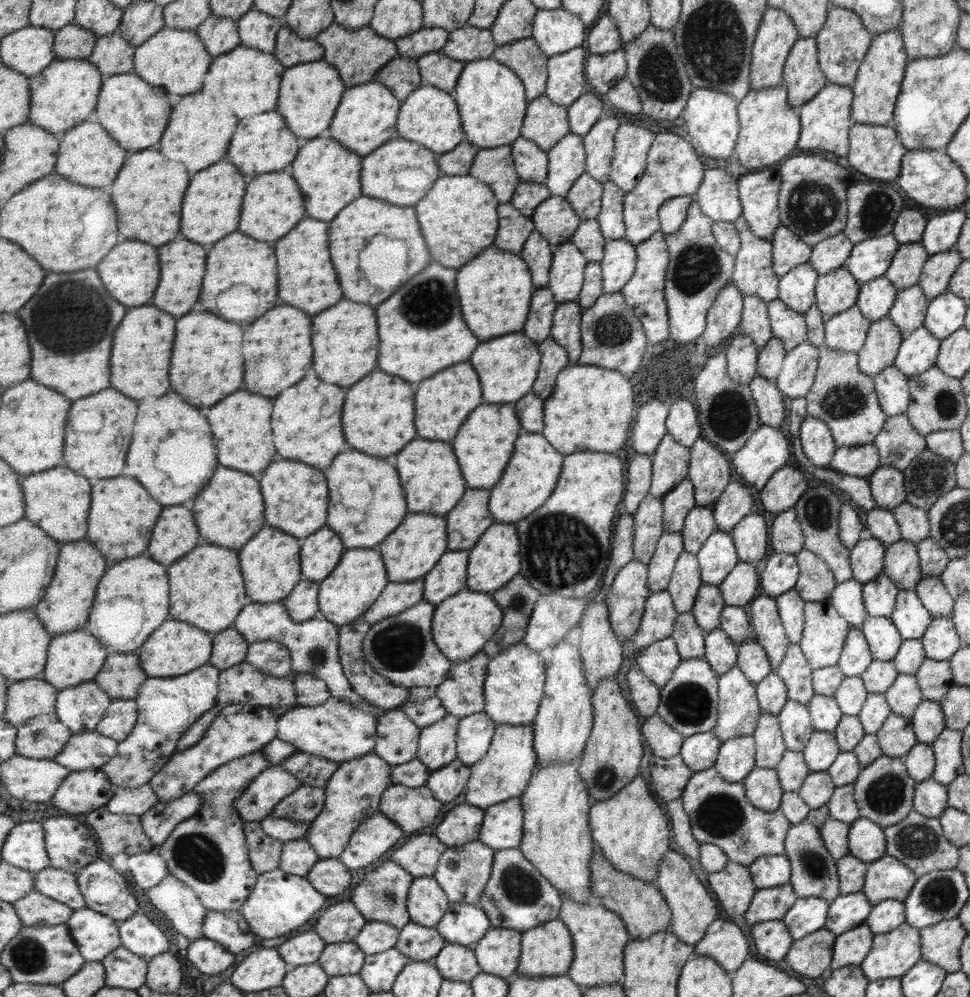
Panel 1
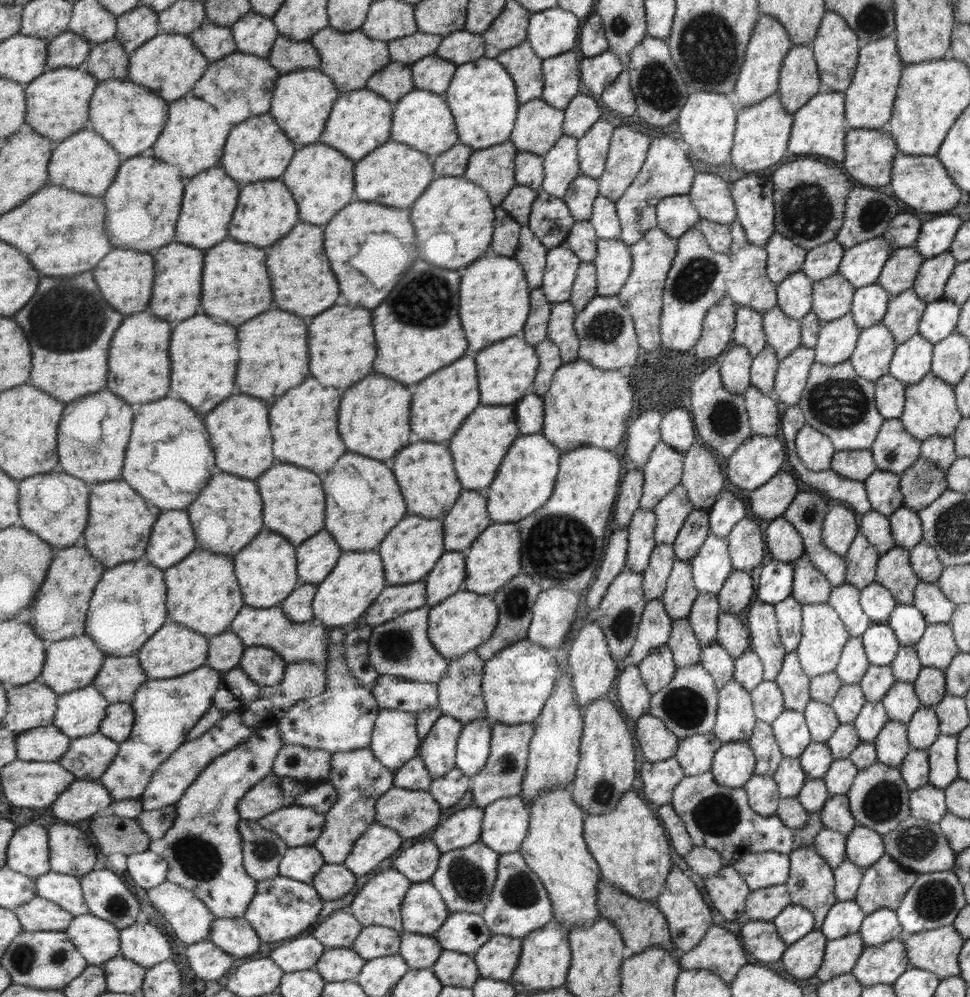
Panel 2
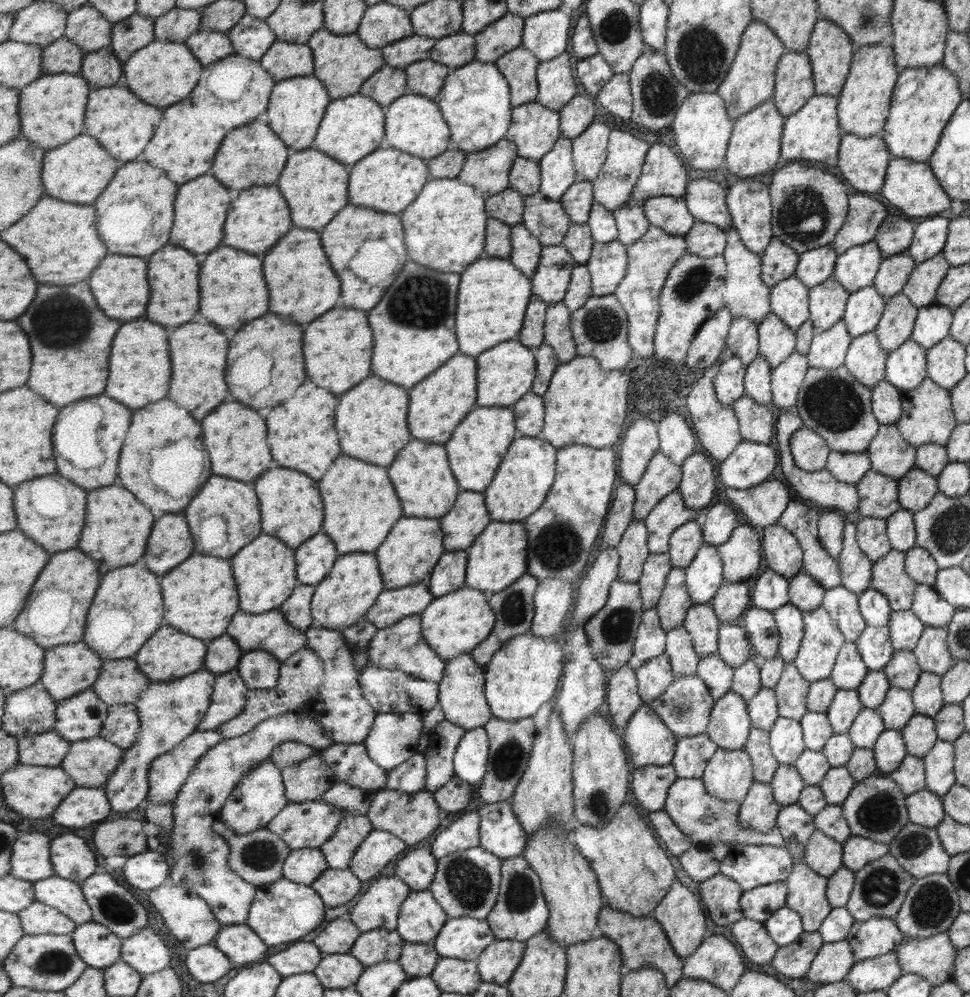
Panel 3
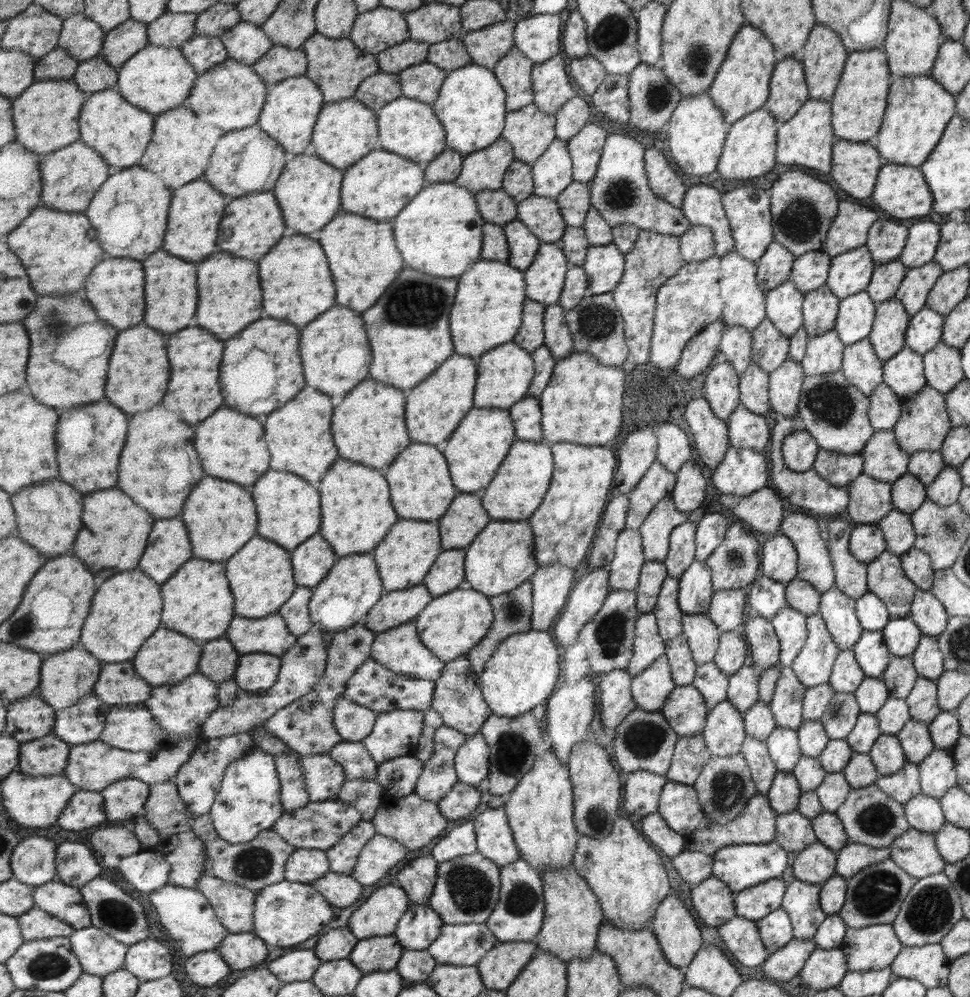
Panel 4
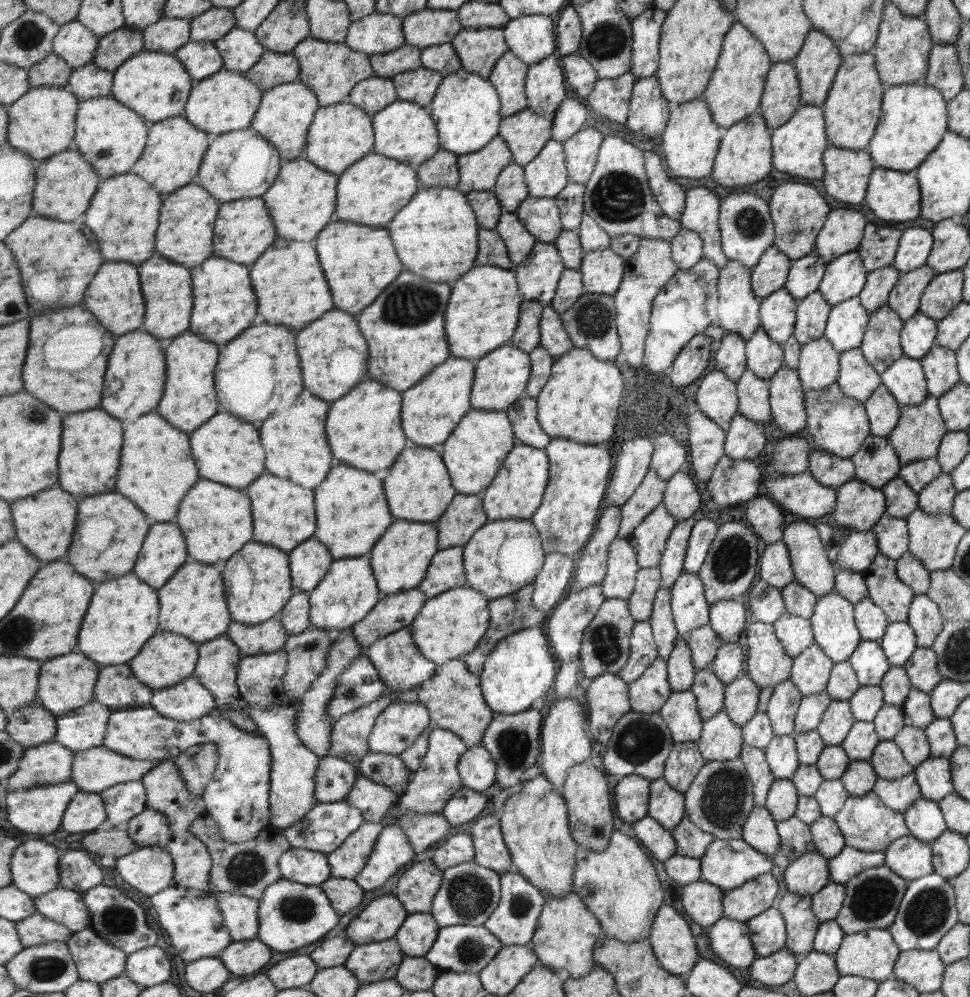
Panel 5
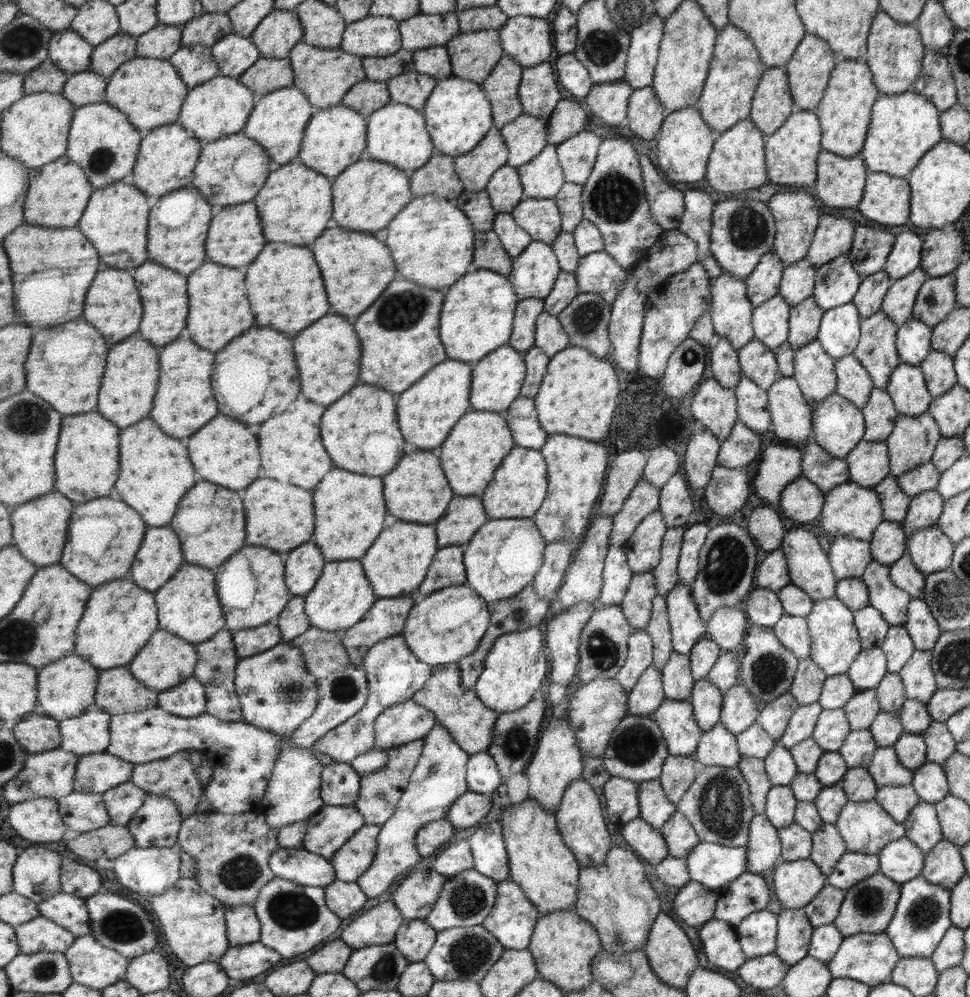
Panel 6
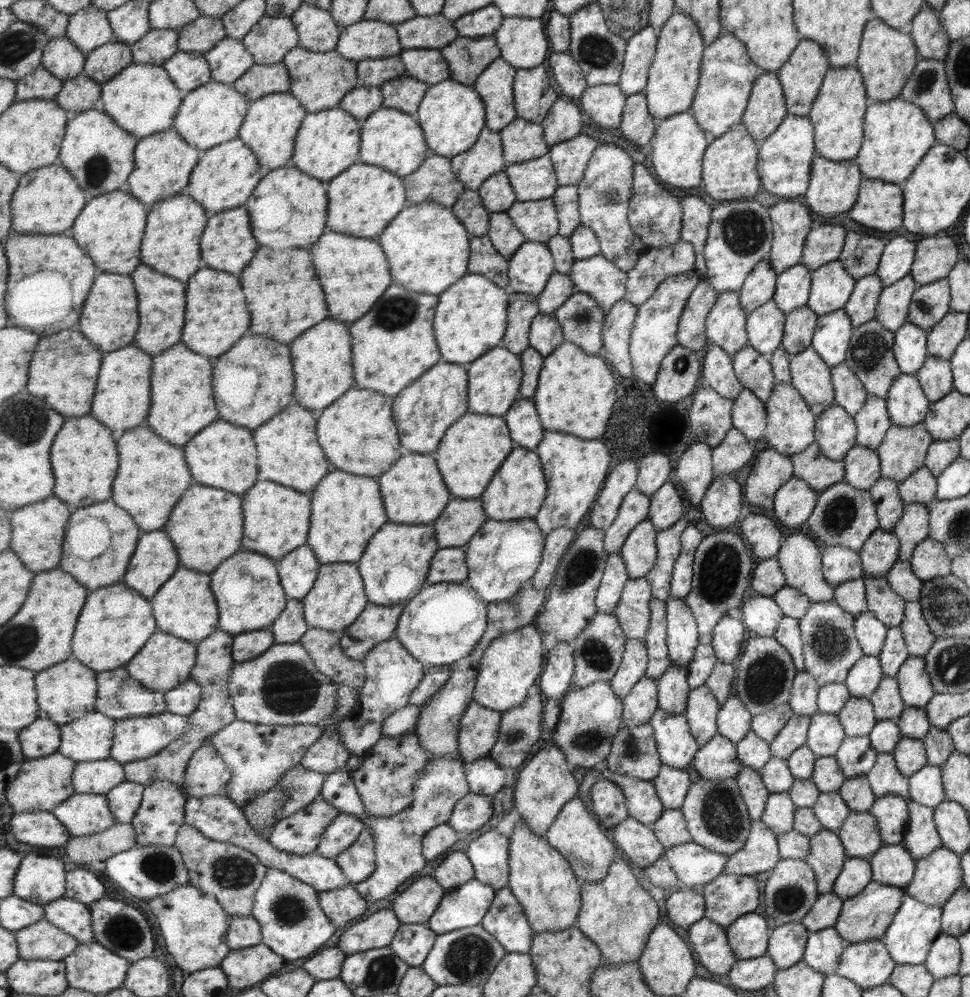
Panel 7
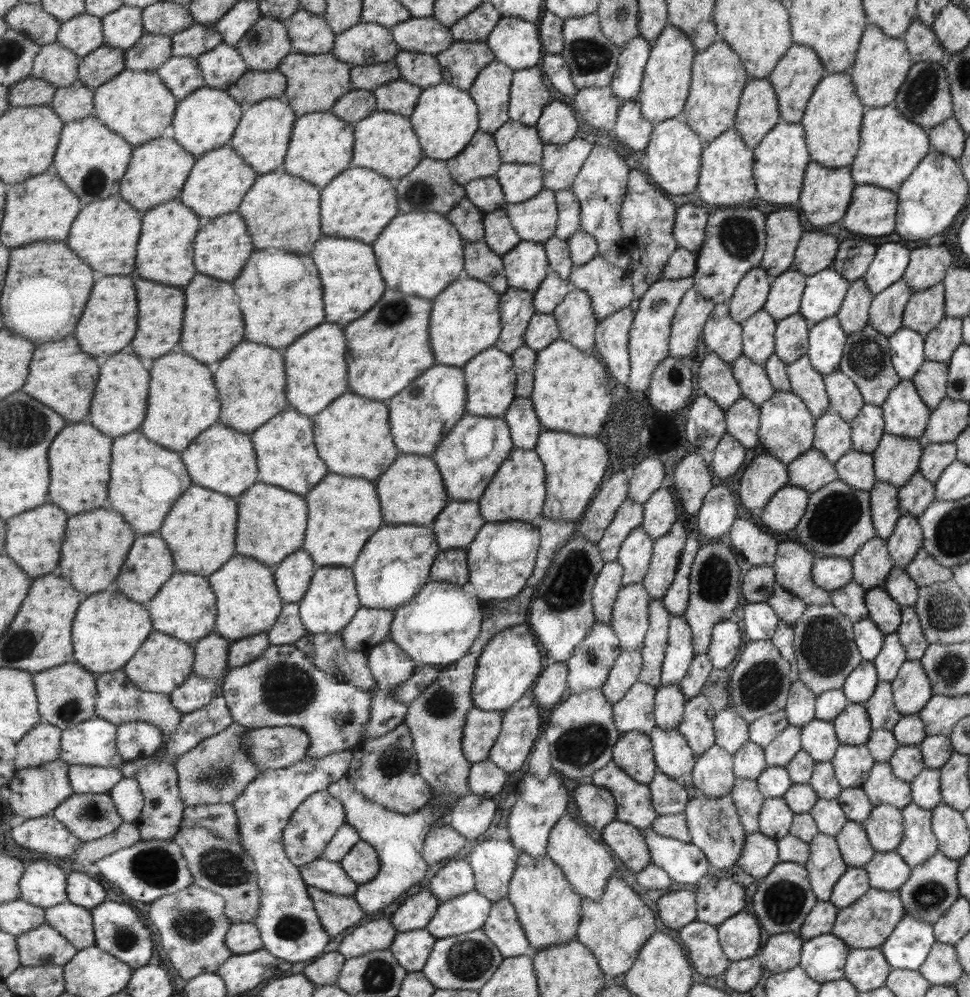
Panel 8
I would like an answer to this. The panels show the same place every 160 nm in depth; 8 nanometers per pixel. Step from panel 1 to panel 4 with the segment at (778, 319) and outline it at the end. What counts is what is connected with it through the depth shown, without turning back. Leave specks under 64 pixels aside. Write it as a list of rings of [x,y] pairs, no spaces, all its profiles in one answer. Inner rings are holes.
[[[767,317],[751,333],[751,364],[770,373],[788,359],[789,338],[781,334]]]

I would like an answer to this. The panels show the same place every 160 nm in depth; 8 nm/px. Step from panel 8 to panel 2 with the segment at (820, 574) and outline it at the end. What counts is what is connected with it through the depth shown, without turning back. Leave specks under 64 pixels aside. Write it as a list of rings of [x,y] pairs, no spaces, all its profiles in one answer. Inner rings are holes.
[[[871,510],[863,513],[859,532],[874,547],[879,557],[886,550],[895,547],[888,517],[883,514]]]

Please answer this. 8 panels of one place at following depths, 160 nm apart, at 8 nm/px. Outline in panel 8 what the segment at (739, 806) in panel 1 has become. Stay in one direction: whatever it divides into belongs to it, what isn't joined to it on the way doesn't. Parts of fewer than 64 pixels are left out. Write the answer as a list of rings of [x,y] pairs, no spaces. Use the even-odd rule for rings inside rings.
[[[611,761],[605,768],[598,770],[591,782],[611,790],[617,801],[616,820],[632,823],[642,830],[651,828],[660,817],[653,806],[652,789],[649,785],[637,782],[616,762]]]

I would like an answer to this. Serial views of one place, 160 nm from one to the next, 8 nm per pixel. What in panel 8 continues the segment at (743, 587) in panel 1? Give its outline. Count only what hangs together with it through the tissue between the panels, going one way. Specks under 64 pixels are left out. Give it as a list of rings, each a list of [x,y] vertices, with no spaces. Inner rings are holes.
[[[727,619],[716,624],[712,632],[712,644],[708,652],[714,668],[723,670],[731,662],[735,663],[739,646],[741,646],[741,636],[739,636],[739,628],[737,628],[736,622]]]

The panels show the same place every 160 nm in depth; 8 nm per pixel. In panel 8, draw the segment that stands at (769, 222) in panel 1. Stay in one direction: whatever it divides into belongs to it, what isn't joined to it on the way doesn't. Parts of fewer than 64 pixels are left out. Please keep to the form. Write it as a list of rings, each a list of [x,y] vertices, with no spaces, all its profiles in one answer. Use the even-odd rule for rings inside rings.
[[[719,207],[717,212],[710,214],[706,239],[696,254],[697,270],[695,290],[716,305],[729,303],[736,293],[741,277],[762,260],[765,238],[765,214],[755,208]]]

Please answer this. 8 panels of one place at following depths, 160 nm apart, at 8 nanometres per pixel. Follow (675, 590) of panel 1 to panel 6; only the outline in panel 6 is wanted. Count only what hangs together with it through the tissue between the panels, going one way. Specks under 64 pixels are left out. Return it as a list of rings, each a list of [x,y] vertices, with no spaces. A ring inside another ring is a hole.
[[[657,595],[653,601],[652,620],[646,631],[652,635],[656,647],[654,665],[657,670],[663,670],[674,653],[672,627],[668,613],[668,599],[665,595]]]

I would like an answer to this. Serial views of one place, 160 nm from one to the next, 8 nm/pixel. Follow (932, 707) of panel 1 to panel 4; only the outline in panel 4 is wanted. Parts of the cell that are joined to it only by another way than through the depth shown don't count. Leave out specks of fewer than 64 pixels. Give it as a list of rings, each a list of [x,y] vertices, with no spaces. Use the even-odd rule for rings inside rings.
[[[906,720],[896,737],[906,760],[913,764],[918,765],[934,749],[925,722]]]

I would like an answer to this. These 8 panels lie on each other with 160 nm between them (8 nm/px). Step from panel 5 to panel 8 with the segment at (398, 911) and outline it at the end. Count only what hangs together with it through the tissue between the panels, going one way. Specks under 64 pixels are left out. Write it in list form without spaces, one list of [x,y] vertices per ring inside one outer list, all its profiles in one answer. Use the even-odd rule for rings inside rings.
[[[375,915],[369,919],[369,921],[358,926],[357,930],[350,932],[338,946],[338,952],[345,955],[345,958],[352,959],[363,956],[367,953],[373,953],[377,950],[390,949],[393,942],[396,941],[396,937],[399,931],[397,931],[396,926],[391,921],[391,916],[386,915]]]

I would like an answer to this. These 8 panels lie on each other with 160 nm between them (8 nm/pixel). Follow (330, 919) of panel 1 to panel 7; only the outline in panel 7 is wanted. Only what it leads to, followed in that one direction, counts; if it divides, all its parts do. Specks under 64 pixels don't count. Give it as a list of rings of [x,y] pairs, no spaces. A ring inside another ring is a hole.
[[[336,946],[323,950],[321,954],[313,955],[313,958],[307,959],[304,962],[303,967],[317,981],[340,978],[347,957],[348,954]]]

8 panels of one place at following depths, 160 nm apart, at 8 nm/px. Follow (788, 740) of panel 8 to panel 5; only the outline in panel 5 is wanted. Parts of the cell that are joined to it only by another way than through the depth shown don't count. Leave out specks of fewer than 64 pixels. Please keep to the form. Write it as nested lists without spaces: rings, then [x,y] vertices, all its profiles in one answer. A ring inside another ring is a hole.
[[[825,690],[801,697],[795,714],[793,735],[815,729],[829,701],[829,695]]]

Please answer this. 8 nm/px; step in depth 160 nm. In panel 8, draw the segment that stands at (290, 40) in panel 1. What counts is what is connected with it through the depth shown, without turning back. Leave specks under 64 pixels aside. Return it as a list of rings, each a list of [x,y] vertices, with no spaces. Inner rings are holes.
[[[248,70],[228,93],[240,103],[244,110],[266,98],[284,98],[288,89],[288,78],[280,70]]]

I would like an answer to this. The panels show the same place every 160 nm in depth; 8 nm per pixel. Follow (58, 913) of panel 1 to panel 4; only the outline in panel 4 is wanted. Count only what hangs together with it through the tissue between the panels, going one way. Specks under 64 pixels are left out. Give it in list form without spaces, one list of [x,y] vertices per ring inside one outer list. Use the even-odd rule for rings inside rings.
[[[34,907],[28,913],[18,918],[24,932],[25,941],[47,939],[54,937],[71,937],[76,933],[76,927],[63,922],[48,911]]]

